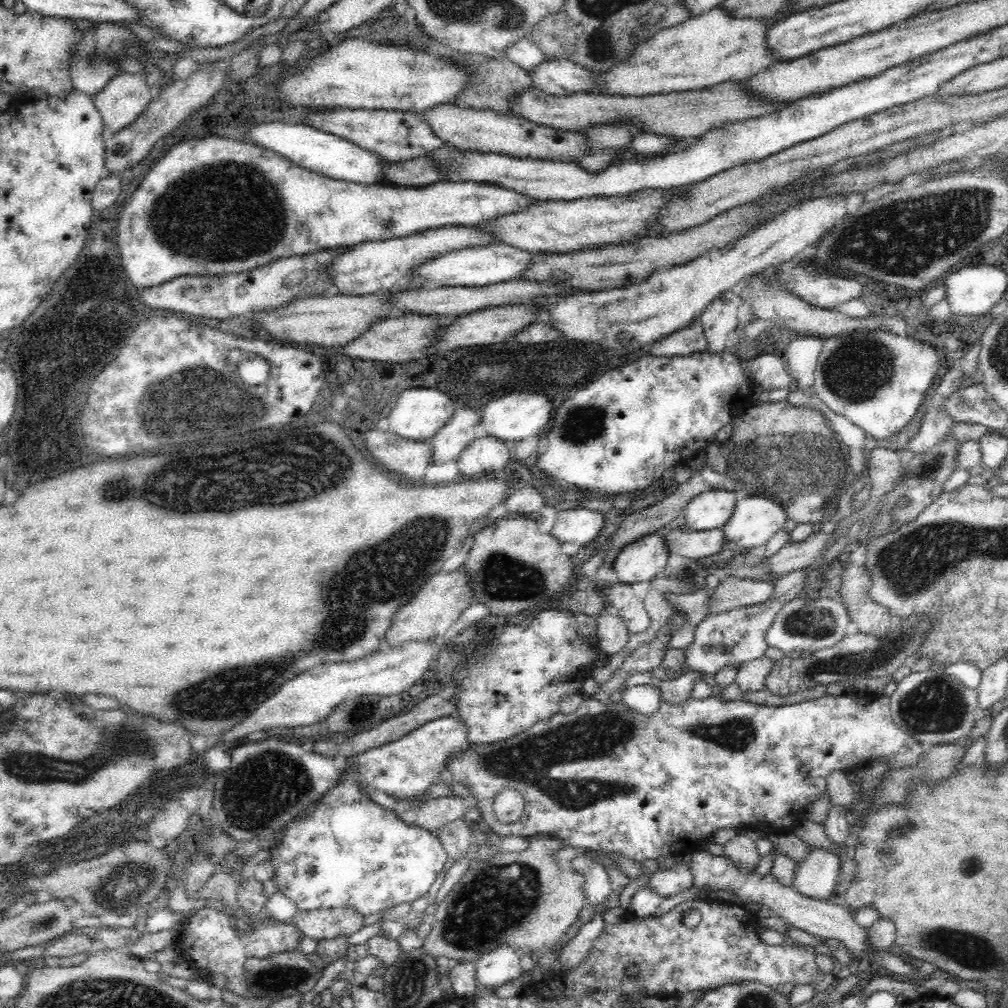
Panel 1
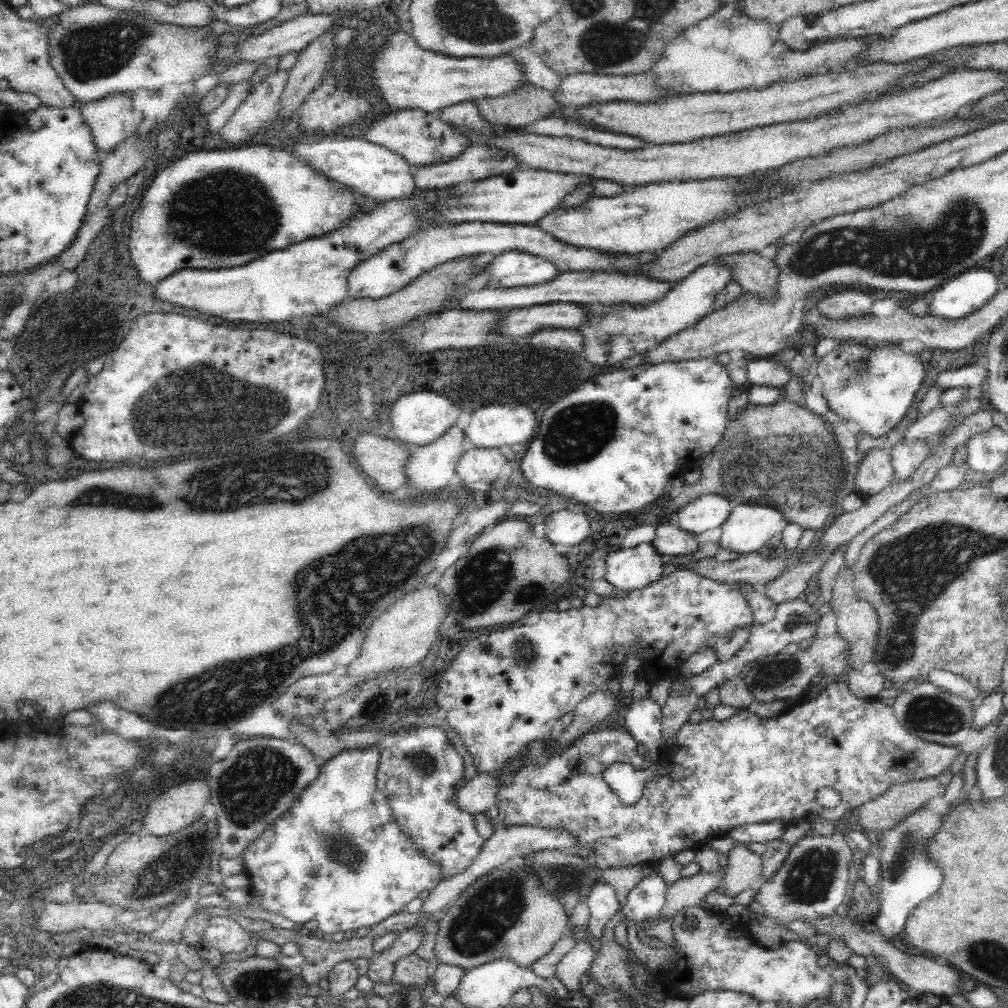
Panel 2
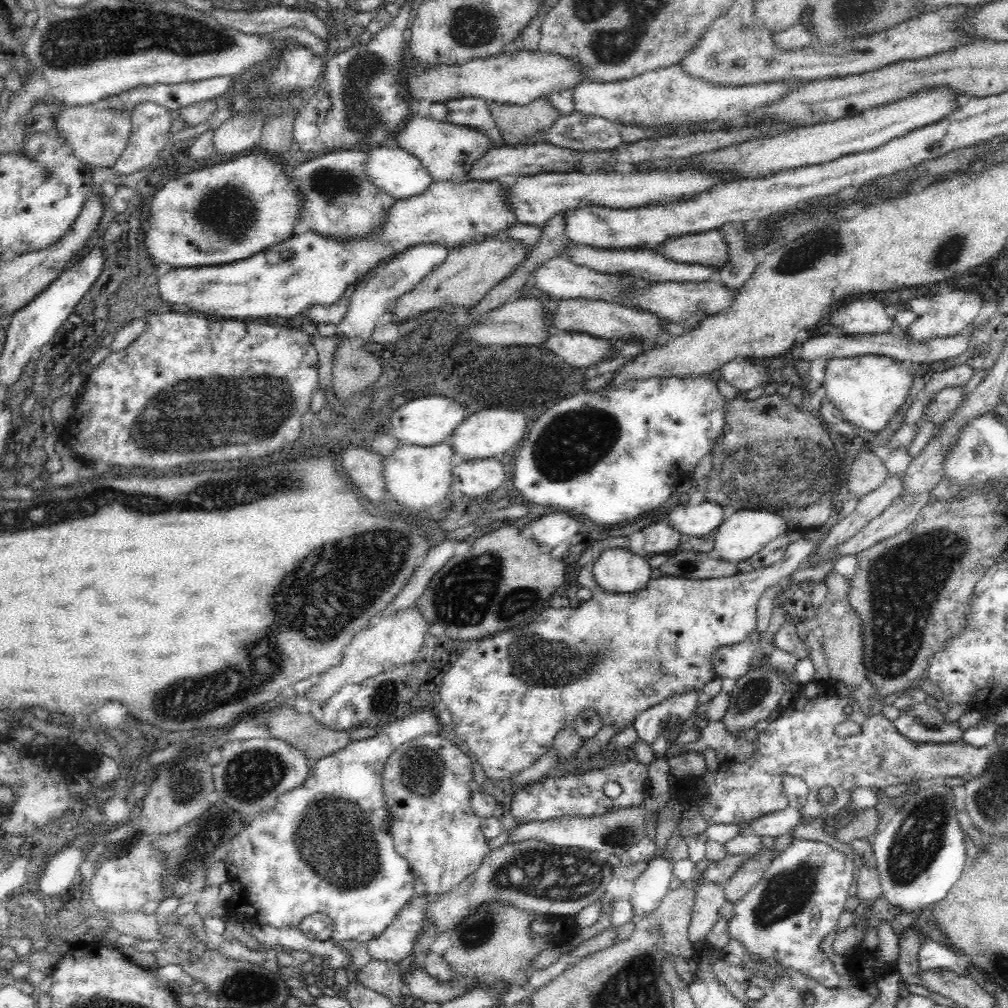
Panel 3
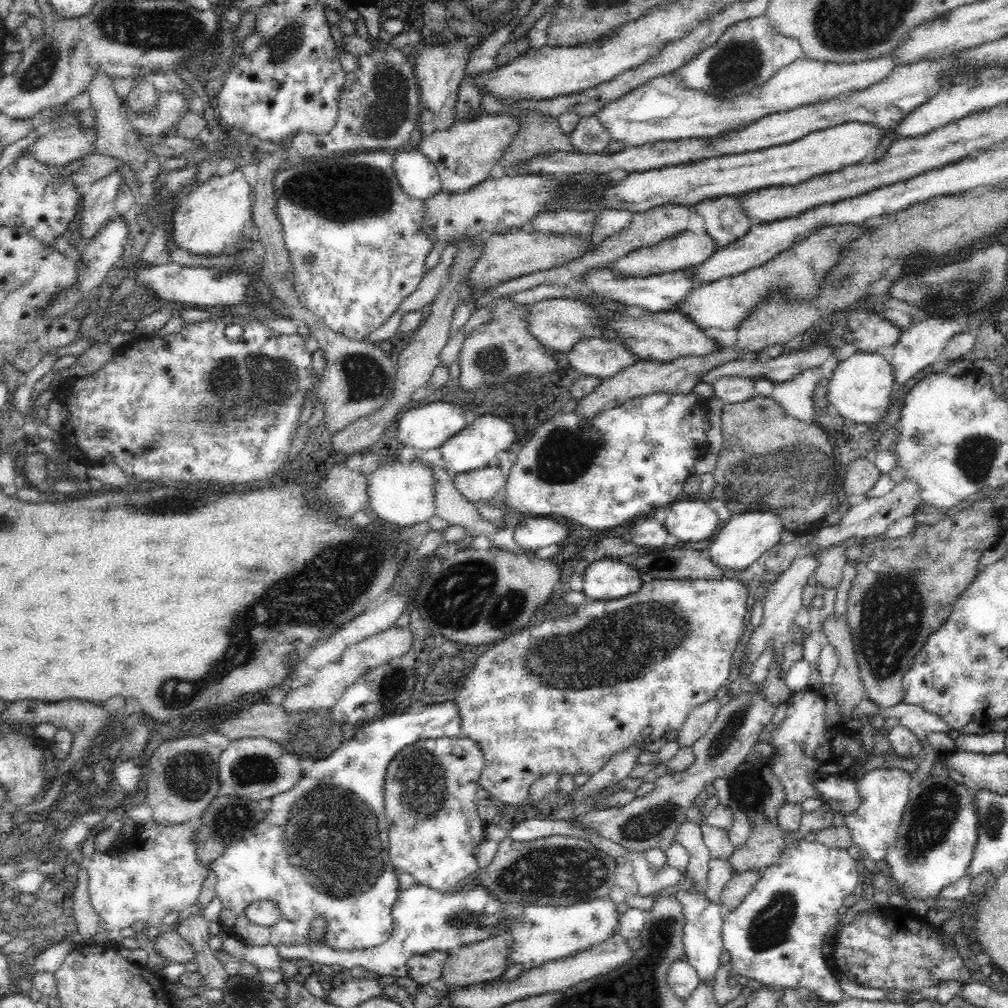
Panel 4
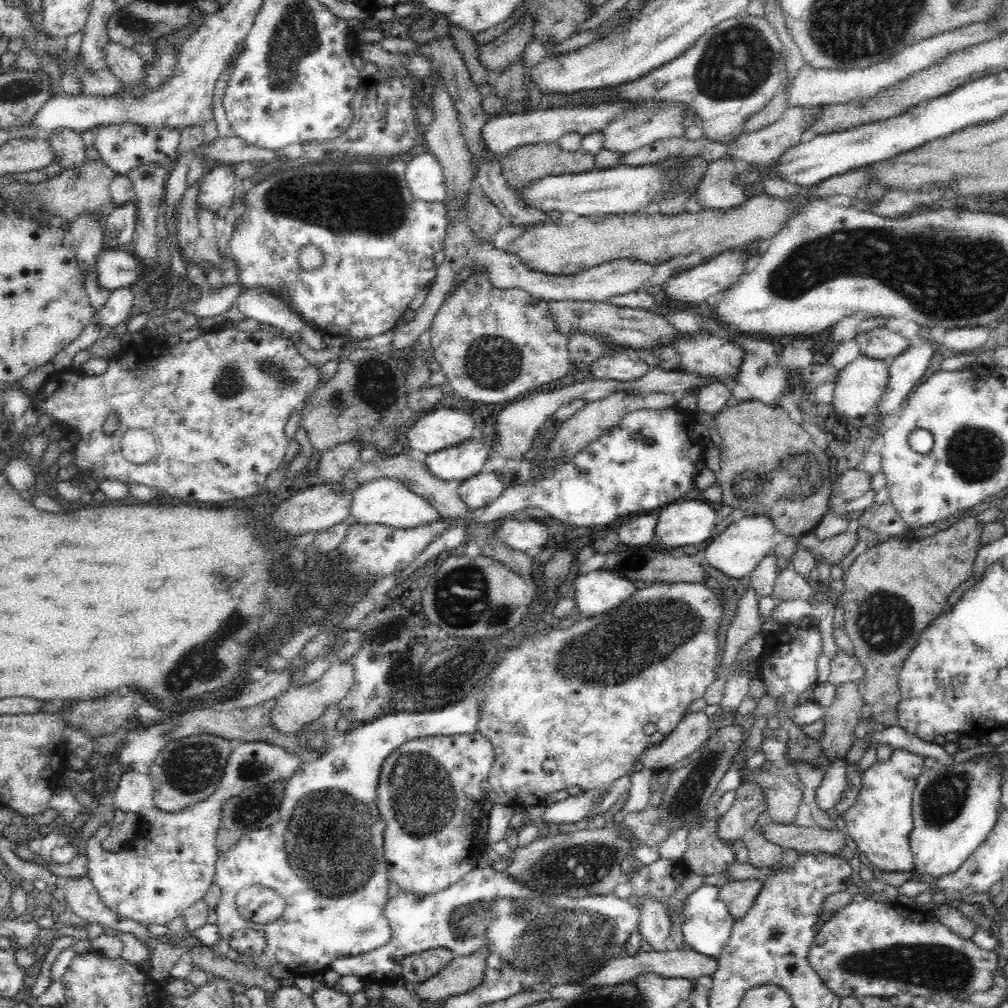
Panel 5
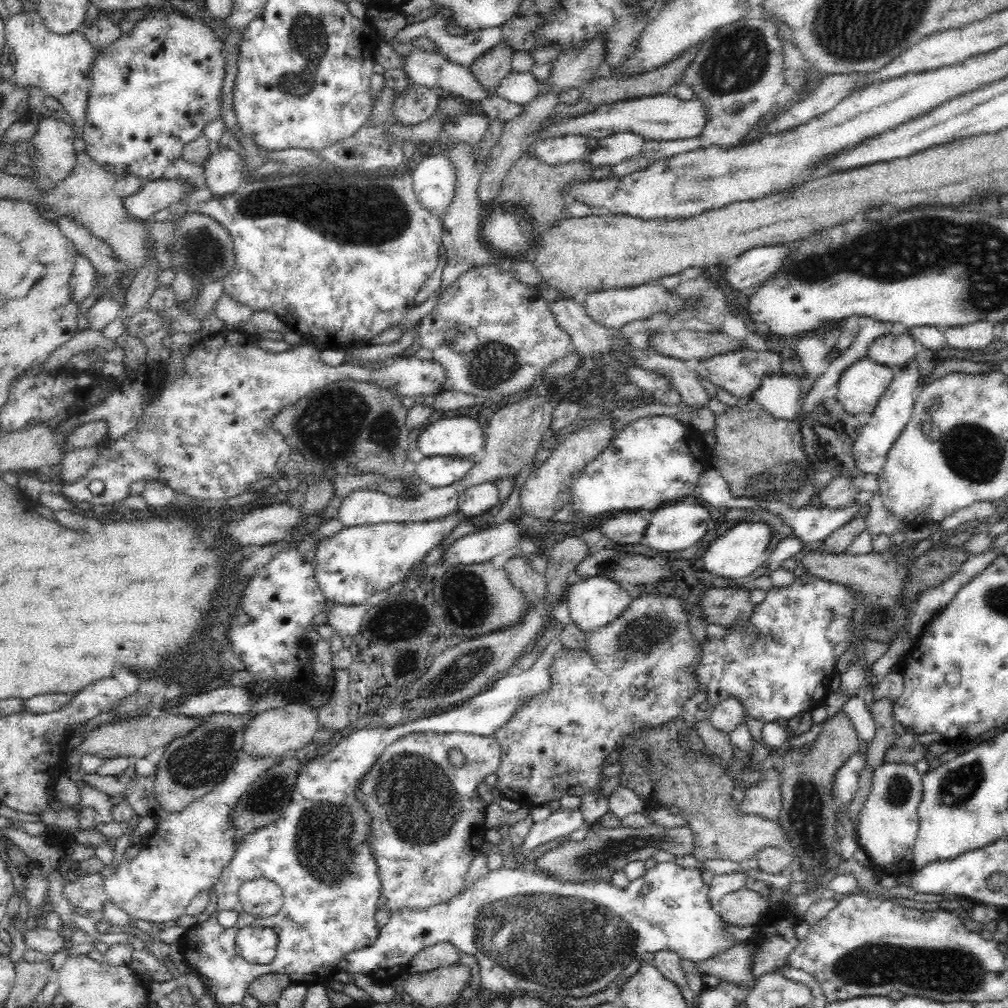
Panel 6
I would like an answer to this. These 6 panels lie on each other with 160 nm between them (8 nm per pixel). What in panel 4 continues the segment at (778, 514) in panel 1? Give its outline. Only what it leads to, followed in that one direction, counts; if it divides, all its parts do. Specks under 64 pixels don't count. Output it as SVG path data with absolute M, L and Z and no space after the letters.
M760 510L756 512L746 512L746 514L736 514L729 522L716 534L712 541L712 546L708 550L708 556L712 563L726 569L738 570L742 572L756 562L770 549L780 543L780 534L784 531L778 514Z

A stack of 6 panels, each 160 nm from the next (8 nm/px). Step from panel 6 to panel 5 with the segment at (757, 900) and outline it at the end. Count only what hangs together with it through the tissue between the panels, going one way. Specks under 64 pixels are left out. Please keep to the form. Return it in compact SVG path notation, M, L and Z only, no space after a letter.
M740 880L732 881L720 888L720 900L723 900L734 920L746 916L748 910L754 906L762 885L758 880Z

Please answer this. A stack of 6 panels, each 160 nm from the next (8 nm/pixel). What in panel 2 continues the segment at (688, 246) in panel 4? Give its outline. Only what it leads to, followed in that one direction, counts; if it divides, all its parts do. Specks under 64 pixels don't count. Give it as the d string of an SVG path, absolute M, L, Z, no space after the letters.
M746 252L718 256L710 263L729 268L732 279L744 289L744 293L759 295L766 301L775 298L777 269L770 258L763 258L760 253Z

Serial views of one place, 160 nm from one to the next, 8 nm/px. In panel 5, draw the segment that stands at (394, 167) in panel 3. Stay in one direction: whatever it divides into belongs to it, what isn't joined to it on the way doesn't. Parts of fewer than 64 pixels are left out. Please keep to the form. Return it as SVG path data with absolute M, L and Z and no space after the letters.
M419 153L406 165L405 177L416 200L439 203L446 199L443 166L432 153Z

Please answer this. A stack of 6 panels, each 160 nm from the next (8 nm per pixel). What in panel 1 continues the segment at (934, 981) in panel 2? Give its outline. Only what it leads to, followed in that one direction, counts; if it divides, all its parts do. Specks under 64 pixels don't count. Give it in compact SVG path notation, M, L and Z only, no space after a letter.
M708 850L692 853L691 859L688 868L692 872L694 886L707 892L729 890L736 896L739 896L745 904L748 902L763 904L794 928L804 930L804 932L808 932L808 934L812 934L812 936L817 938L826 940L834 938L834 940L842 942L854 957L858 959L867 958L875 968L884 967L890 970L892 974L901 974L919 981L919 976L922 974L916 966L908 964L900 955L894 954L888 948L878 951L867 945L868 928L858 925L854 921L854 911L848 910L848 907L840 900L824 901L806 898L796 893L792 887L780 885L770 873L761 878L756 873L747 874L747 872L741 872L725 856L717 857Z

